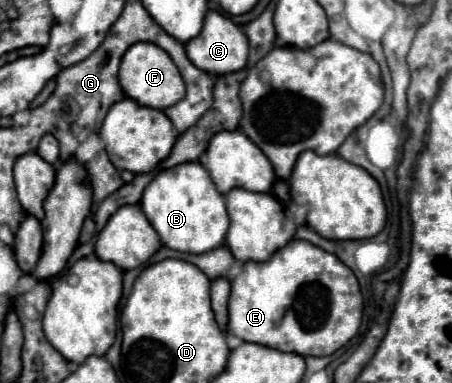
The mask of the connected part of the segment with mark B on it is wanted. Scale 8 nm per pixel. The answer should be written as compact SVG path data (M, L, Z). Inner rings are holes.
M183 162L179 166L161 170L145 188L141 210L155 226L161 242L179 252L203 254L219 248L229 226L225 198L215 190L211 176L199 162Z

